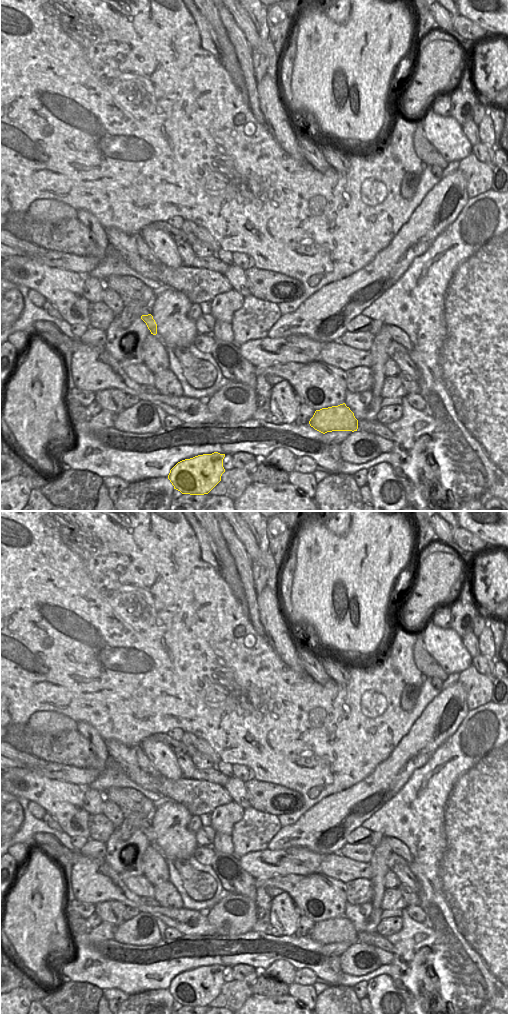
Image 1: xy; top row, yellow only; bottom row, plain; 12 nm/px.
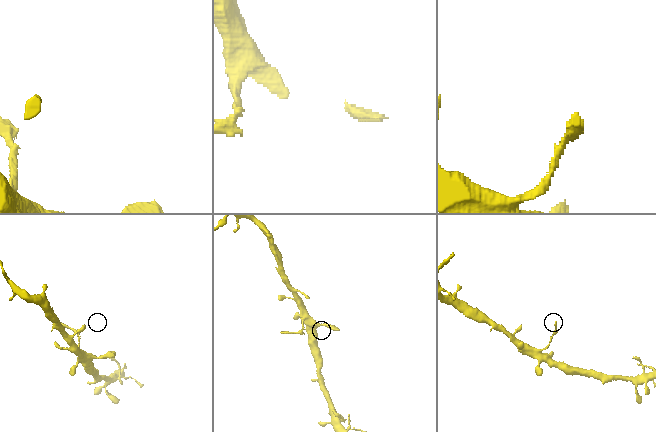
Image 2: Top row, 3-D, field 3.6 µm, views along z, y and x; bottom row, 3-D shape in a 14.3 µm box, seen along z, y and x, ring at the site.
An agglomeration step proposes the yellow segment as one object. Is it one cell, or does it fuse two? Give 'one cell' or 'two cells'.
two cells

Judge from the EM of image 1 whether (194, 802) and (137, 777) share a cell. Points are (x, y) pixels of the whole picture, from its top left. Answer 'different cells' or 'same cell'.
same cell

